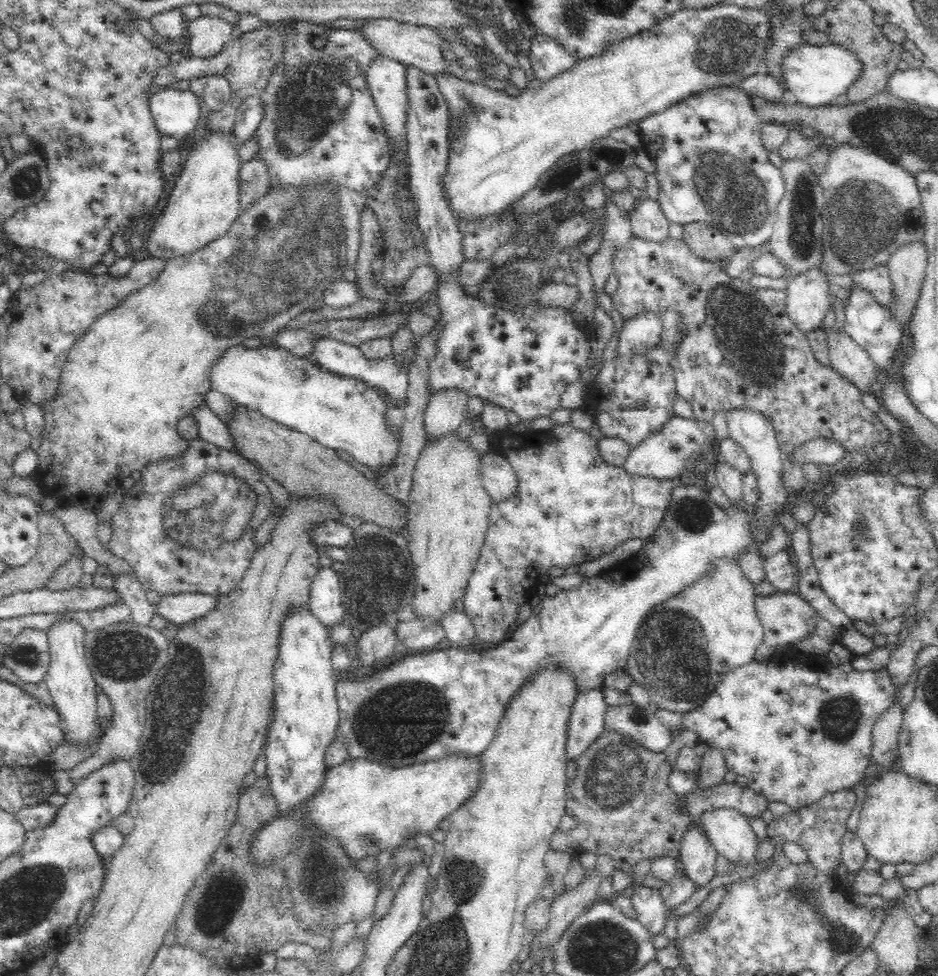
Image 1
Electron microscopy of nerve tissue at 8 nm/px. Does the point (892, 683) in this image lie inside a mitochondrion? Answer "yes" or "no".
no

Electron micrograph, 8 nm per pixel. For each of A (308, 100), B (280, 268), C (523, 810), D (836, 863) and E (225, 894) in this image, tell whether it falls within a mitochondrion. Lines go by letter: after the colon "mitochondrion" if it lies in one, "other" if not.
A: mitochondrion
B: mitochondrion
C: other
D: other
E: mitochondrion

